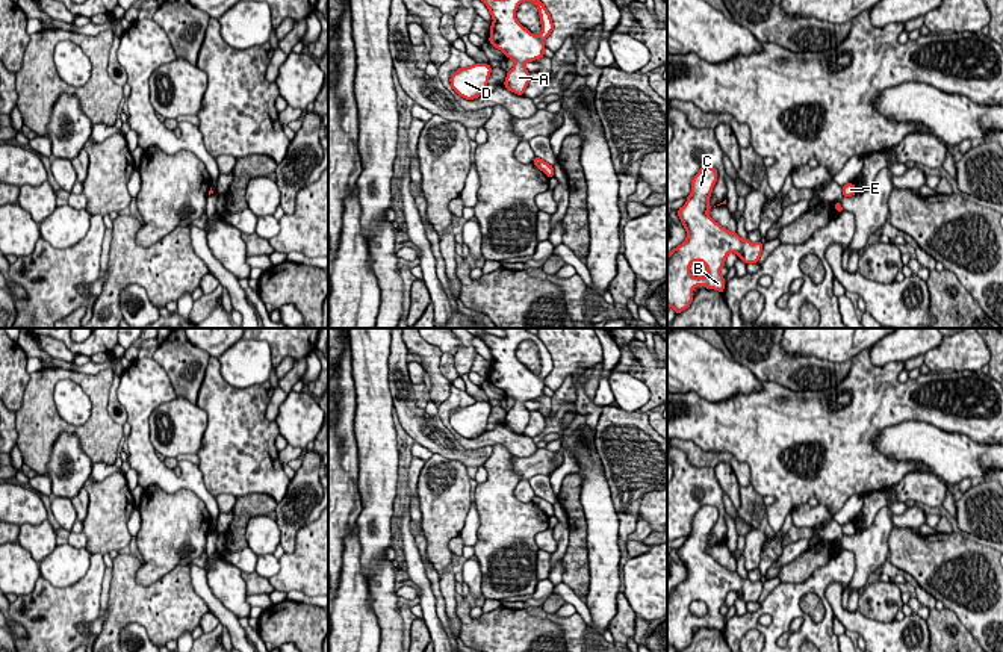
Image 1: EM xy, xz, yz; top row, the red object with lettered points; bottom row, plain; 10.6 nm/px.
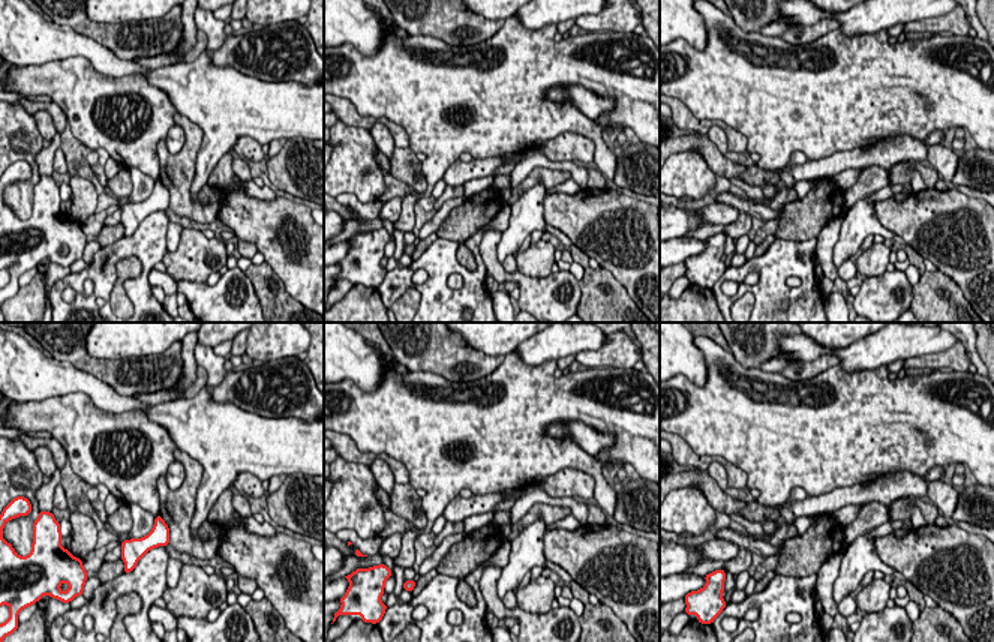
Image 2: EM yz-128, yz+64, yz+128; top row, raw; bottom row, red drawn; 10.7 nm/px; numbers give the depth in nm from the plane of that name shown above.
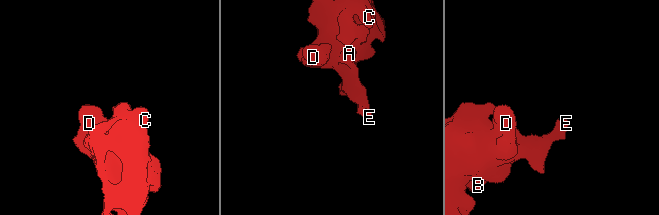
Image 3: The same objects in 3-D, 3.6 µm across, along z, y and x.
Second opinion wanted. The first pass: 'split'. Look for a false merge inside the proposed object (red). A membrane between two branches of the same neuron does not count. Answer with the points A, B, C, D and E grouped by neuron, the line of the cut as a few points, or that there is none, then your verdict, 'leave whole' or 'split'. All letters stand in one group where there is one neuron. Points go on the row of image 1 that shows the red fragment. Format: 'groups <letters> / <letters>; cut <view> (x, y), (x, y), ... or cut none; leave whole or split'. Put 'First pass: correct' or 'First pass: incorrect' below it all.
groups A B C D E; cut none; leave whole
First pass: incorrect

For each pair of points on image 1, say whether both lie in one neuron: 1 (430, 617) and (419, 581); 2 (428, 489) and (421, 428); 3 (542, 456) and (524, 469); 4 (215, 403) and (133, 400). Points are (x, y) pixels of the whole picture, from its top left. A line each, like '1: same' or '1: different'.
1: same
2: different
3: same
4: different

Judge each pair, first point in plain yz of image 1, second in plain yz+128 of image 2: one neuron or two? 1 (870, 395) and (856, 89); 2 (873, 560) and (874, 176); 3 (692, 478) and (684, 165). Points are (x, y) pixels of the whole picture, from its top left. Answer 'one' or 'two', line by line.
1: one
2: two
3: one

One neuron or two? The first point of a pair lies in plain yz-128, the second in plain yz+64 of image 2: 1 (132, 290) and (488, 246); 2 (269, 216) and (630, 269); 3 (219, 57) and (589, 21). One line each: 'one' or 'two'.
1: two
2: one
3: two

